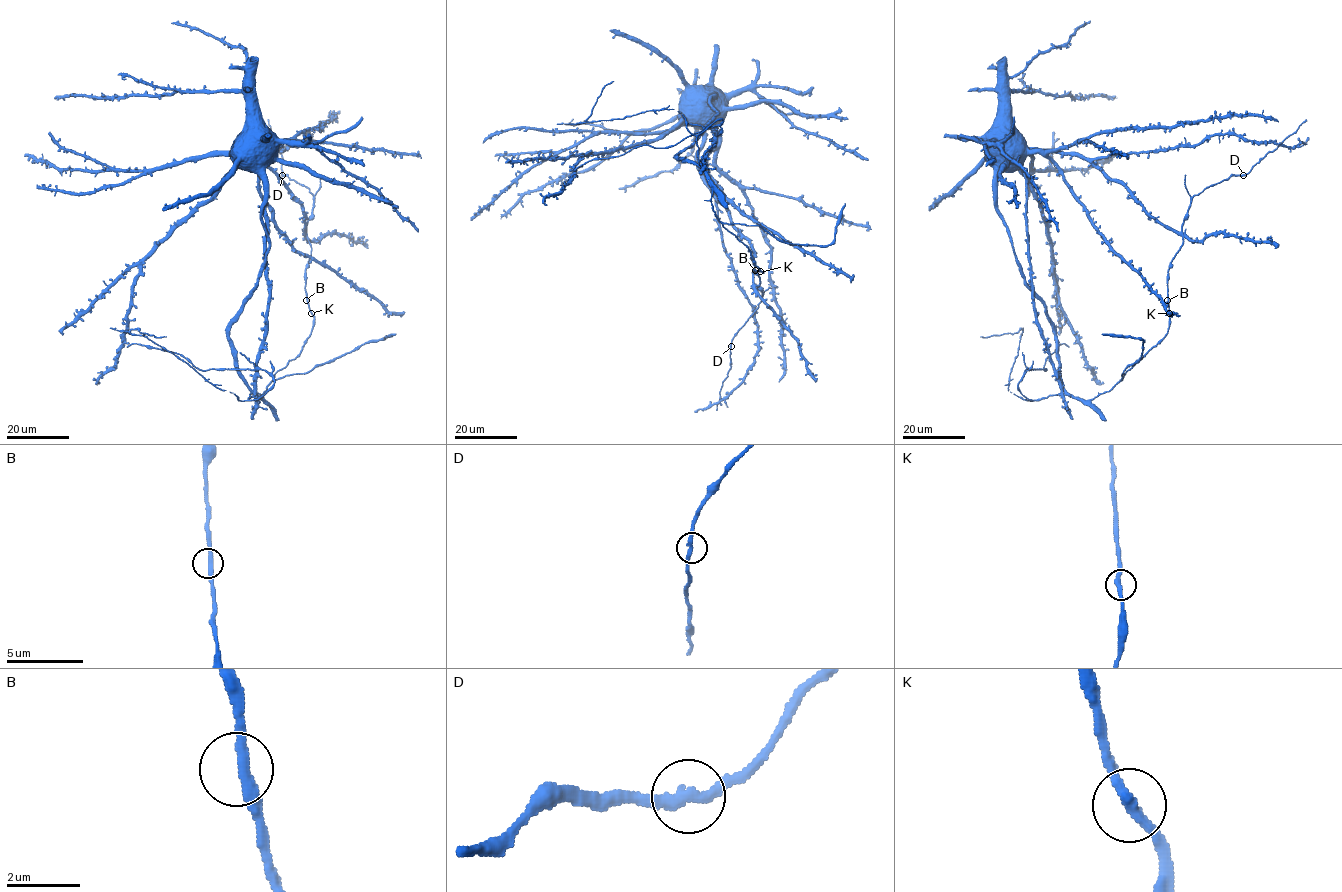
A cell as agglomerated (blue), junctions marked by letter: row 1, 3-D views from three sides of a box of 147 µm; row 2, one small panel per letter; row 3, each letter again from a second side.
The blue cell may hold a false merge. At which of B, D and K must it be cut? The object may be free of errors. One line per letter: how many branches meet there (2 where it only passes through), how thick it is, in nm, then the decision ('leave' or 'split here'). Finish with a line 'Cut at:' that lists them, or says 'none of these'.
B: 2 branches meet; 320 nm thick; leave
D: 2 branches meet; 300 nm thick; leave
K: 2 branches meet; 280 nm thick; leave
Cut at: none of these

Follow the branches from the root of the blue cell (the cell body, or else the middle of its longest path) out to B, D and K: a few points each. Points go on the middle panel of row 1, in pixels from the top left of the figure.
B: (706, 87), (698, 172), (726, 209), (730, 222), (749, 241), (753, 282), (758, 285), (755, 270)
D: (706, 87), (698, 172), (726, 209), (730, 222), (749, 241), (753, 281), (762, 292), (757, 308), (731, 346)
K: (706, 87), (698, 172), (726, 209), (730, 222), (749, 241), (756, 285), (760, 278), (753, 270), (760, 271)

